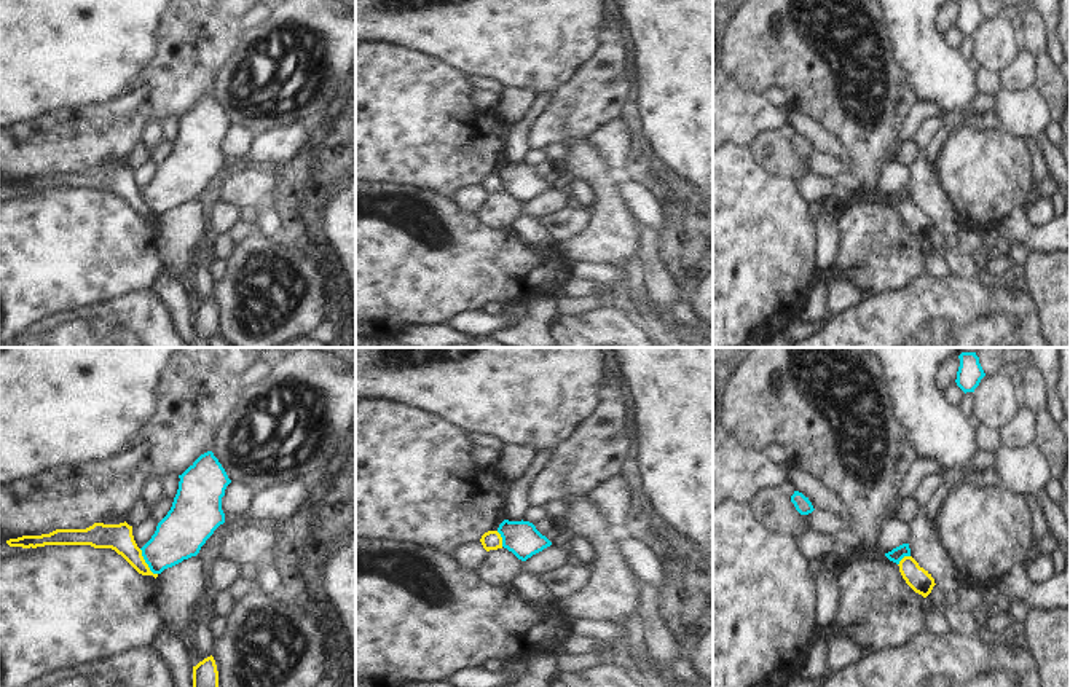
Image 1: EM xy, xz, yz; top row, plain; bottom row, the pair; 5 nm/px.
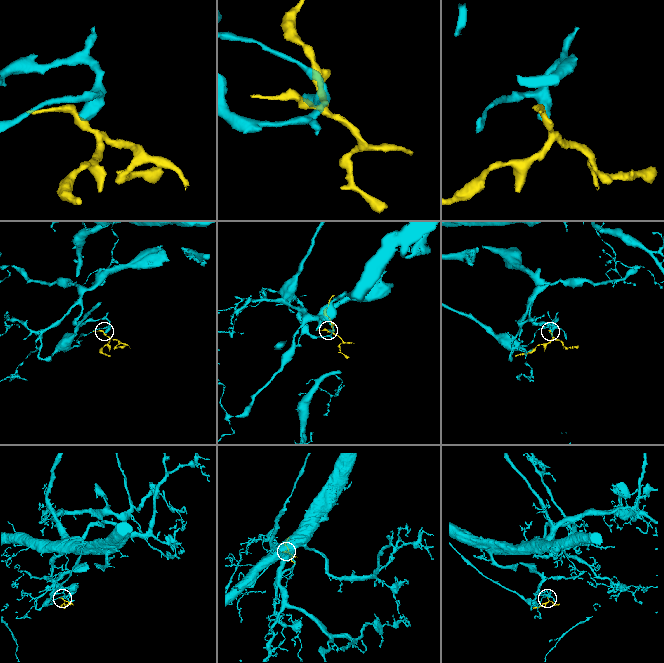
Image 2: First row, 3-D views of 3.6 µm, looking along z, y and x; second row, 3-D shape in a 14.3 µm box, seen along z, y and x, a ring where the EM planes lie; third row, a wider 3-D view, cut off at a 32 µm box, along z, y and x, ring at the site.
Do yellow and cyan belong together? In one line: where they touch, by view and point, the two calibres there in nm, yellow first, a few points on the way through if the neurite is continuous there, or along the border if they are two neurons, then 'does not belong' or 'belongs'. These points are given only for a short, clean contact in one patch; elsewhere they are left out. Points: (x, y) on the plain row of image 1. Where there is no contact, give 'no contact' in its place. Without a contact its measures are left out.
contact xy (145, 206); calibres 140 and 240 nm; border xy (139, 192), (147, 209), (157, 217); does not belong

